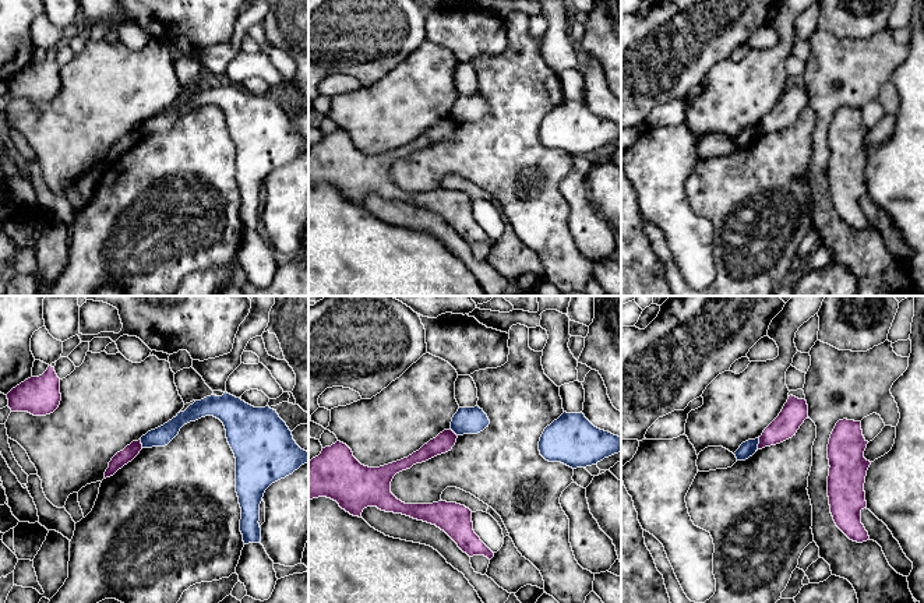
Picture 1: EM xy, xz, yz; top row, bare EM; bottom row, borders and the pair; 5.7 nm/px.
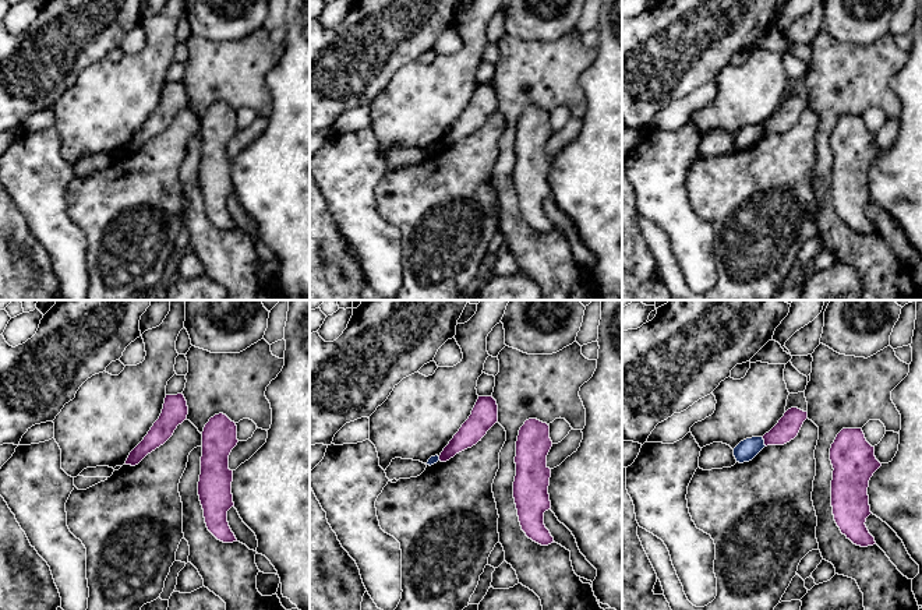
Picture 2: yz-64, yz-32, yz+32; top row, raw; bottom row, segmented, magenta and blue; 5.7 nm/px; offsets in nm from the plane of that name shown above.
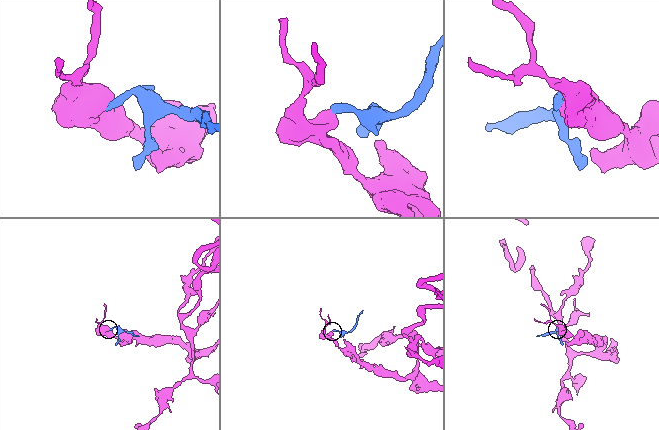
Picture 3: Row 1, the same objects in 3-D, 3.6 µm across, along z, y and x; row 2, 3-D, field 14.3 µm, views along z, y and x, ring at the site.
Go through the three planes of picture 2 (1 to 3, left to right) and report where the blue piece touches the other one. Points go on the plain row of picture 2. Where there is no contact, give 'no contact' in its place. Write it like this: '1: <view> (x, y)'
1: no contact
2: yz-32 (440, 145)
3: yz+32 (765, 129)

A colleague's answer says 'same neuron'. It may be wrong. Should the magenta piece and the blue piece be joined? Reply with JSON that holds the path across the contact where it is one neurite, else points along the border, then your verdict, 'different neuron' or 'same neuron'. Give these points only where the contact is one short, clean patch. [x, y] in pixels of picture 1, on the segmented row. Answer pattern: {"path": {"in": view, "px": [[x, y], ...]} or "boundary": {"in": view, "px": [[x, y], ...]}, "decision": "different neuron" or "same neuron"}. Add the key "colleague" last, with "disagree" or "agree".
{"boundary": {"in": "yz", "px": [[759, 437], [755, 450]]}, "decision": "different neuron", "colleague": "disagree"}

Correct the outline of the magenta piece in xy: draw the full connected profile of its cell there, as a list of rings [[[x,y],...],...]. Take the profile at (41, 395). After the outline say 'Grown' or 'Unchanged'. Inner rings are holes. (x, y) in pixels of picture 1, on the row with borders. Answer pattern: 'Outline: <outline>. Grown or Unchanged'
Outline: [[[54,367],[39,377],[31,377],[13,388],[7,394],[11,412],[28,412],[33,416],[46,416],[53,413],[61,401],[60,378]]]. Unchanged

